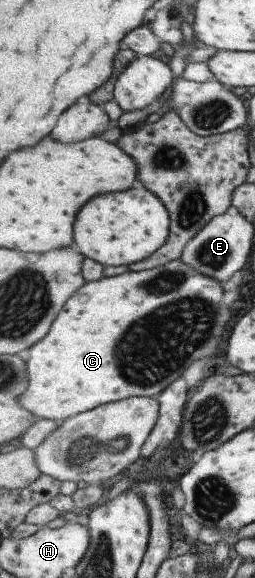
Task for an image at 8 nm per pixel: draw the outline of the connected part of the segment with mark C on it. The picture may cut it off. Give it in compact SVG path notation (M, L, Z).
M181 259L153 269L129 271L122 275L86 282L85 286L65 304L61 314L53 322L49 334L29 349L29 358L26 361L29 370L29 388L21 394L21 406L27 408L31 414L35 414L37 419L62 422L104 404L131 397L160 395L171 382L179 380L193 362L206 359L209 363L210 359L214 358L217 346L223 334L227 332L231 320L229 308L221 306L224 292L223 283L197 272Z

